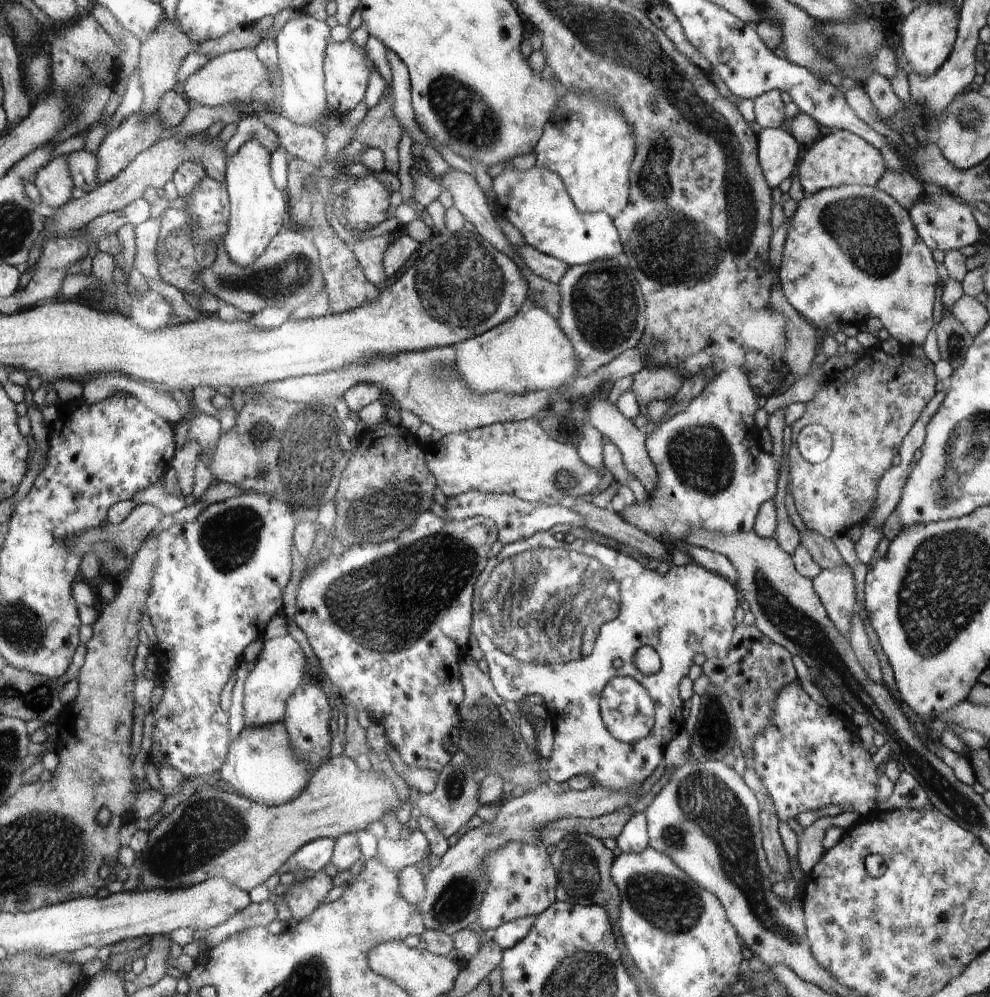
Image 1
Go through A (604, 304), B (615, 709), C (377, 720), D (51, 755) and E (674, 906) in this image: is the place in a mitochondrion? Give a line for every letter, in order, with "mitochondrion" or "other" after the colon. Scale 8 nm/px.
A: mitochondrion
B: mitochondrion
C: other
D: other
E: mitochondrion

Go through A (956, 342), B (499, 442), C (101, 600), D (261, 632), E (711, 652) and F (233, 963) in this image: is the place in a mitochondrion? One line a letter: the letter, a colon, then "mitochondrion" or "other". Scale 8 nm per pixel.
A: mitochondrion
B: other
C: other
D: other
E: other
F: other

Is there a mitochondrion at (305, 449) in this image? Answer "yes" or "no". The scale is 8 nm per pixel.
yes

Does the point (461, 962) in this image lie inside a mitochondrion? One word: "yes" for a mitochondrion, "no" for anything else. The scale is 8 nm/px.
no

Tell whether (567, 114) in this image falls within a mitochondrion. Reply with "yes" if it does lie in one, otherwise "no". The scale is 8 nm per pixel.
yes

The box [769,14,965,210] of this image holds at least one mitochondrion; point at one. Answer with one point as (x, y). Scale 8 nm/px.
(850, 46)

